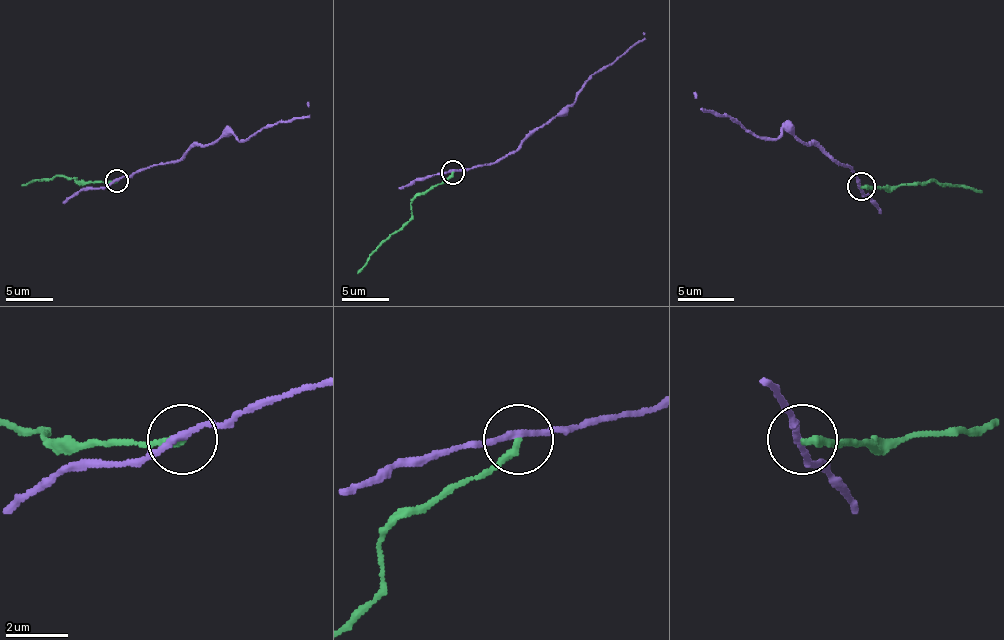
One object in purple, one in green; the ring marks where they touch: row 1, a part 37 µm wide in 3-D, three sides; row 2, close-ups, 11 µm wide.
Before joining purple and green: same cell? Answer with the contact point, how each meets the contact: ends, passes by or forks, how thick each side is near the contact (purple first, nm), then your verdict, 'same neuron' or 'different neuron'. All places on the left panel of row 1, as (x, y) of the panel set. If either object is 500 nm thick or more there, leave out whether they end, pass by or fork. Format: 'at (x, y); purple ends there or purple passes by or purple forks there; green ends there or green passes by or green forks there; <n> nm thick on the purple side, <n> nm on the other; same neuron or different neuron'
at (117, 181); purple passes by; green ends there; 200 nm thick on the purple side, 240 nm on the other; different neuron

